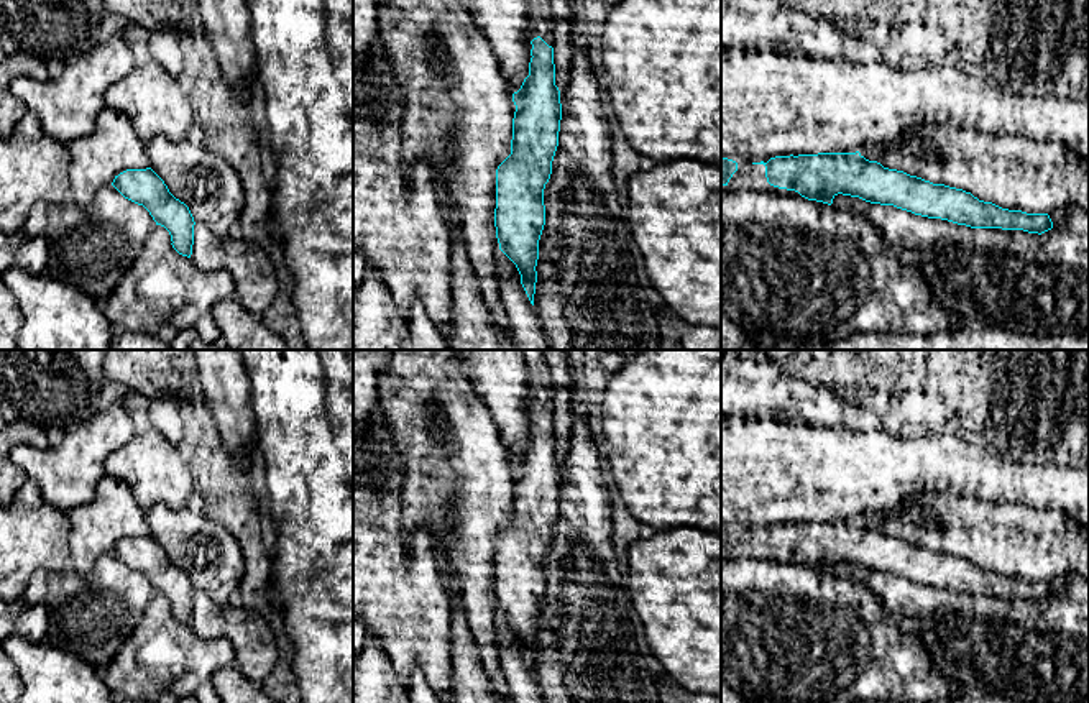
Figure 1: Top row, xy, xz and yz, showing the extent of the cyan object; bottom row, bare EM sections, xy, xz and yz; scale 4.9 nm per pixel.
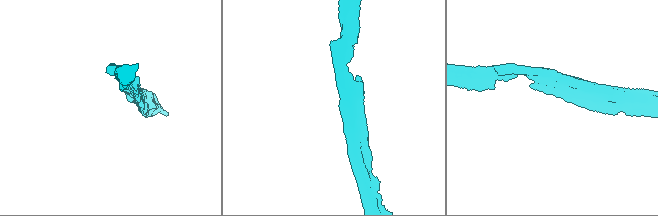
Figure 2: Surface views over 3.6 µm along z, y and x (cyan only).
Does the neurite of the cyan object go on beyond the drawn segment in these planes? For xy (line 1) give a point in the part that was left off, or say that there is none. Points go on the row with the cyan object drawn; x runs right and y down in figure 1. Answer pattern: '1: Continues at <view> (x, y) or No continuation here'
1: No continuation here

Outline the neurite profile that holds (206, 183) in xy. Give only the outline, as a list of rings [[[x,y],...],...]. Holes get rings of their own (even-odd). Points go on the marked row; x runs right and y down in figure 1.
[[[156,136],[146,145],[151,169],[184,202],[195,223],[218,237],[237,233],[246,197],[235,169],[195,136],[174,143]]]

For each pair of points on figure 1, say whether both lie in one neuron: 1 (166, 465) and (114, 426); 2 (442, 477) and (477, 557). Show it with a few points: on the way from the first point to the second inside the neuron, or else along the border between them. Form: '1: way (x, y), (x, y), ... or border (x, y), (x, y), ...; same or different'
1: border (133, 436), (109, 455), (105, 467); different
2: way (462, 496), (465, 501), (465, 537); same

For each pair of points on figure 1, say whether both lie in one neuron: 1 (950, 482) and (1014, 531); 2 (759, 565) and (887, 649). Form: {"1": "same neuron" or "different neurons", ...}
{"1": "different neurons", "2": "same neuron"}

